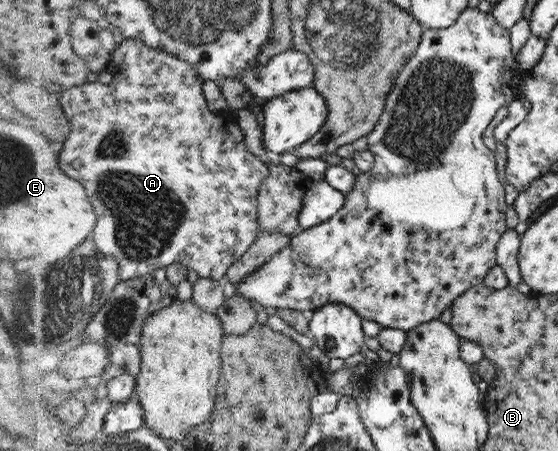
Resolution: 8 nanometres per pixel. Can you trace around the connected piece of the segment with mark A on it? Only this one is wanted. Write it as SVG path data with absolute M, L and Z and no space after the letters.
M126 38L119 48L116 48L111 62L113 81L105 85L101 82L87 82L60 95L60 103L66 115L70 118L72 132L65 145L60 149L60 165L65 173L82 181L91 195L93 205L96 205L100 220L93 237L102 257L111 257L121 265L121 279L123 281L140 280L159 269L181 263L189 270L197 272L203 278L212 278L224 282L228 279L233 265L245 257L260 239L262 225L260 223L260 189L265 180L271 176L271 166L260 155L248 148L247 134L237 121L227 120L227 116L217 115L209 107L205 95L206 77L189 61L168 51L155 49L147 45L142 39Z

